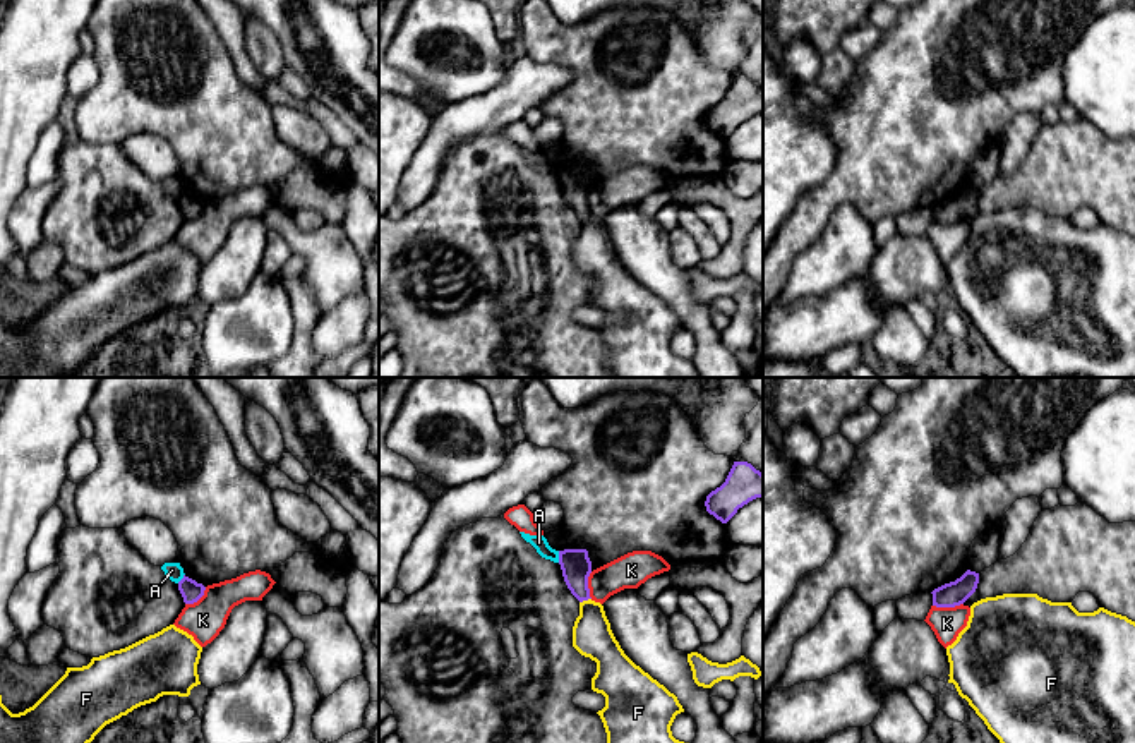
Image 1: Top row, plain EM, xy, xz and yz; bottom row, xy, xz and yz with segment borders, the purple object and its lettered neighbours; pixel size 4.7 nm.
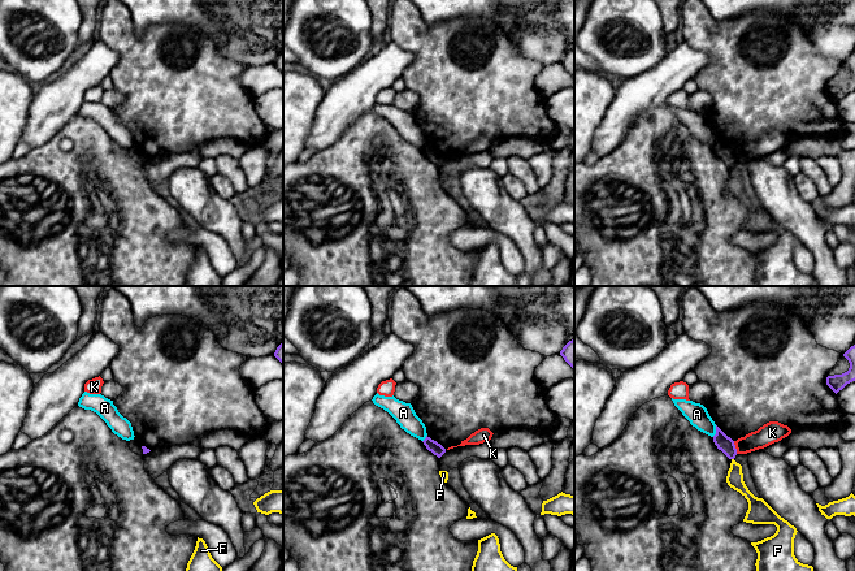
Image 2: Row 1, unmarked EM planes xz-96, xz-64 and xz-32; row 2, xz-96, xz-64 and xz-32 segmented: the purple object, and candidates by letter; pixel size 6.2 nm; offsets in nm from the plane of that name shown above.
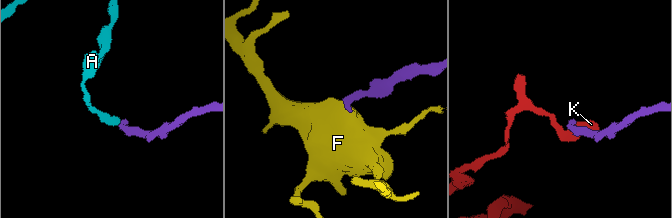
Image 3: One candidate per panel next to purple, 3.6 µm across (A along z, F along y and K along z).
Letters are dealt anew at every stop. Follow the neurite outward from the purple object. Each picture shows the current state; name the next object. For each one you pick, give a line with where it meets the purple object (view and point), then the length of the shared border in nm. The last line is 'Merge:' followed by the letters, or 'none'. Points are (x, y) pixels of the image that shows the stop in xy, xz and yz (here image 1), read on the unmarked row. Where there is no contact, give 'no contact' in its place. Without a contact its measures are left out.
Merge: none

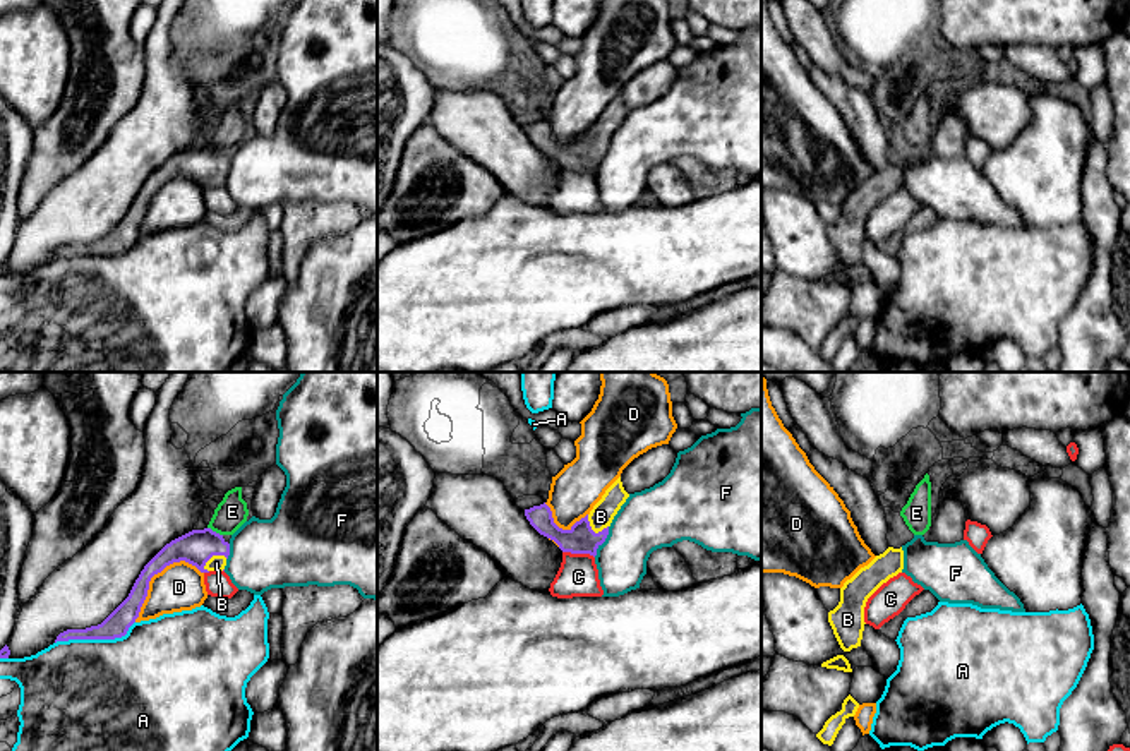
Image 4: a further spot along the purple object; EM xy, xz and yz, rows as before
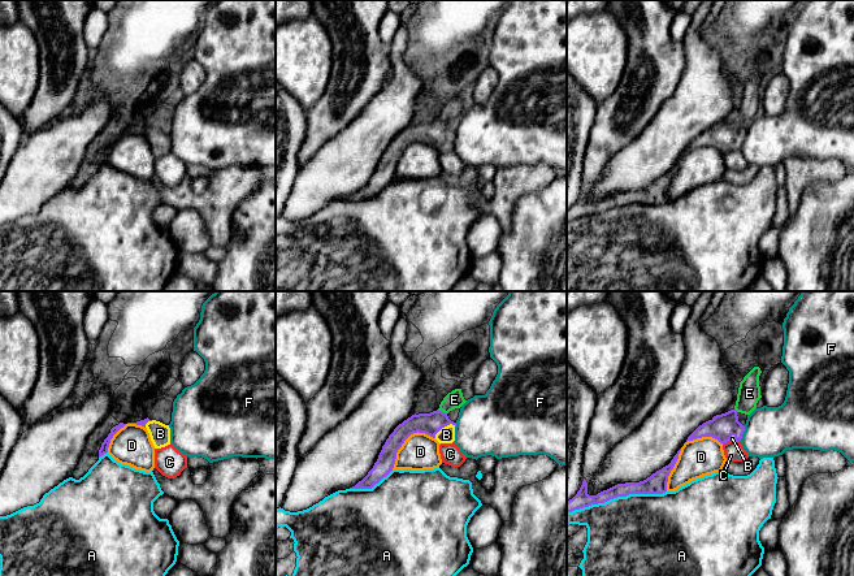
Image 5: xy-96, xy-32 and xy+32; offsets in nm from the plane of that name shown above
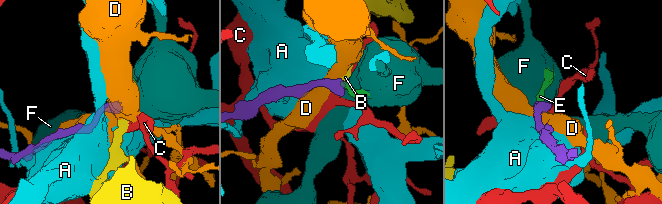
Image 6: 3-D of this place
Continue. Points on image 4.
B: contact xy (213, 170); length 130 nm
E: contact xy (215, 148); length 80 nm
Merge: B, E

